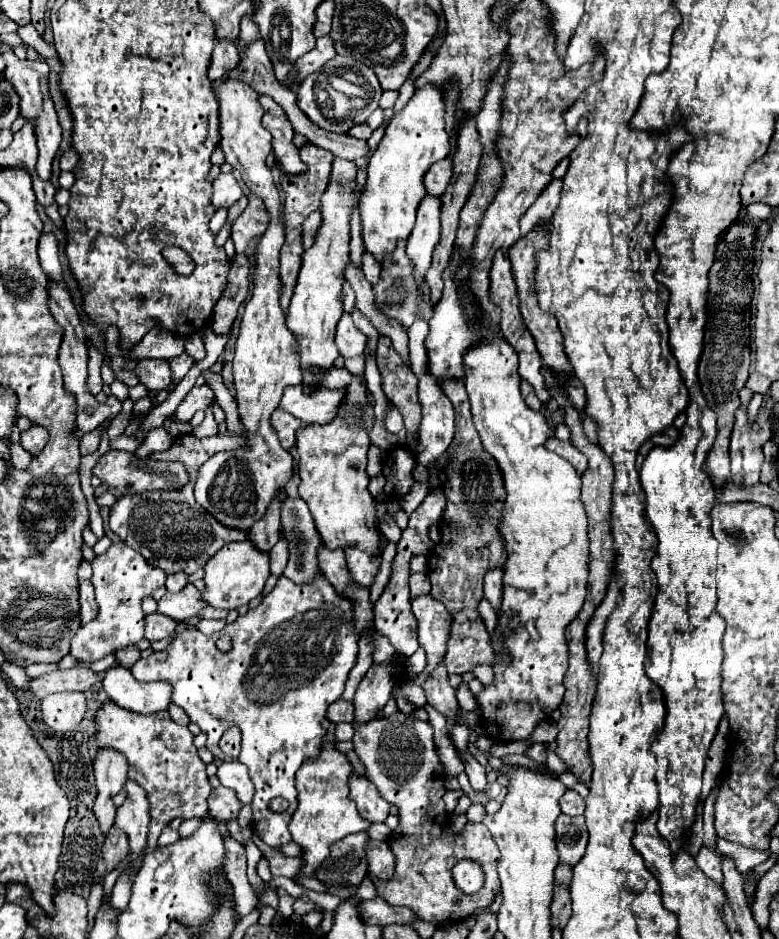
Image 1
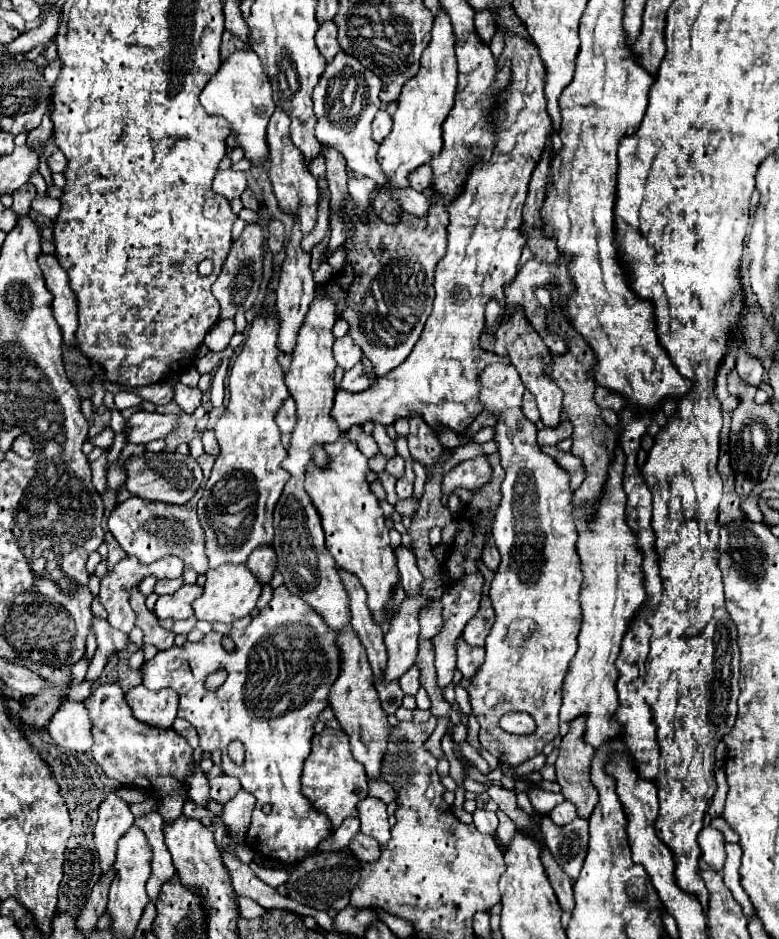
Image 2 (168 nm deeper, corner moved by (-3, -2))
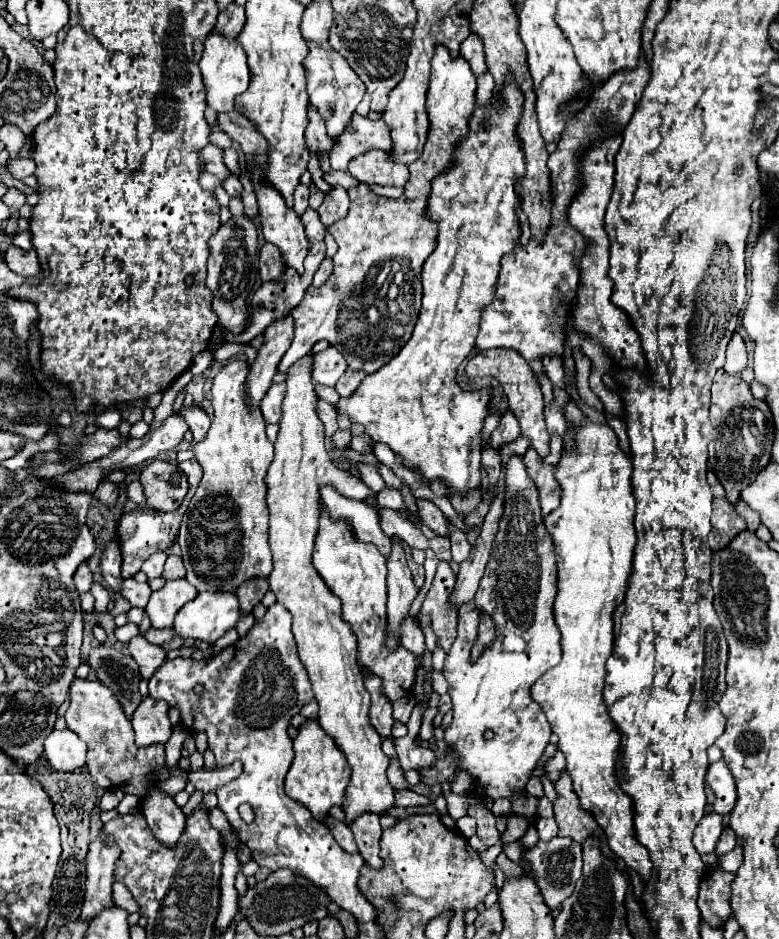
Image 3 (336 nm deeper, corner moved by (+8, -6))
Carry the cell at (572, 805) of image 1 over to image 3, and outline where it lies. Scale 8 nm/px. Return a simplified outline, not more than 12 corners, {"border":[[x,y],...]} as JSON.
{"border":[[553,818],[537,820],[541,840],[557,836],[557,822]]}

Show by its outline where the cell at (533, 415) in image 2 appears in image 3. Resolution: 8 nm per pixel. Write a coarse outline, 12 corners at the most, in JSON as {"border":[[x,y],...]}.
{"border":[[507,410],[499,428],[491,434],[493,448],[499,452],[505,444],[519,438],[519,424]]}

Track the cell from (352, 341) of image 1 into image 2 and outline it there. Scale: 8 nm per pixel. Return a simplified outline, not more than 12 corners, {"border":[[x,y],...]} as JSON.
{"border":[[352,336],[334,342],[334,358],[342,370],[360,362],[362,350]]}

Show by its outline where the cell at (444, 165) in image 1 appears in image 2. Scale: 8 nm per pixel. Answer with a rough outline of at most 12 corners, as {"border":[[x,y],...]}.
{"border":[[430,164],[412,172],[412,188],[424,192],[432,186],[434,172]]}

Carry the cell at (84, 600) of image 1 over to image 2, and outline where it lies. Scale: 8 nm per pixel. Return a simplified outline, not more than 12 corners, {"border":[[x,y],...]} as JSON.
{"border":[[94,616],[98,648],[88,666],[88,680],[102,674],[108,658],[128,646],[106,618]]}

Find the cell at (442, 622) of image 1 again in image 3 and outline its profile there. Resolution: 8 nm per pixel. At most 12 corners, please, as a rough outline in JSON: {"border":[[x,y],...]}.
{"border":[[321,486],[331,520],[345,520],[355,540],[371,542],[389,556],[391,538],[377,510]]}

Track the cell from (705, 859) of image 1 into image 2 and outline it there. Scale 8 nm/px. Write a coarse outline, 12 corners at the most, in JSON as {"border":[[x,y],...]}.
{"border":[[704,826],[698,836],[704,862],[722,872],[726,858],[722,832]]}

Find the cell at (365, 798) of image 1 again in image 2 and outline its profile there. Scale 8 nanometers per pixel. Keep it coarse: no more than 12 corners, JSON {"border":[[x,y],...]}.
{"border":[[366,796],[358,804],[362,834],[390,840],[386,804]]}

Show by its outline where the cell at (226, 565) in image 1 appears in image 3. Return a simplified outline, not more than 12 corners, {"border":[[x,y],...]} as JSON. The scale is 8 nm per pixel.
{"border":[[201,592],[173,622],[183,640],[217,642],[239,620],[237,596]]}

